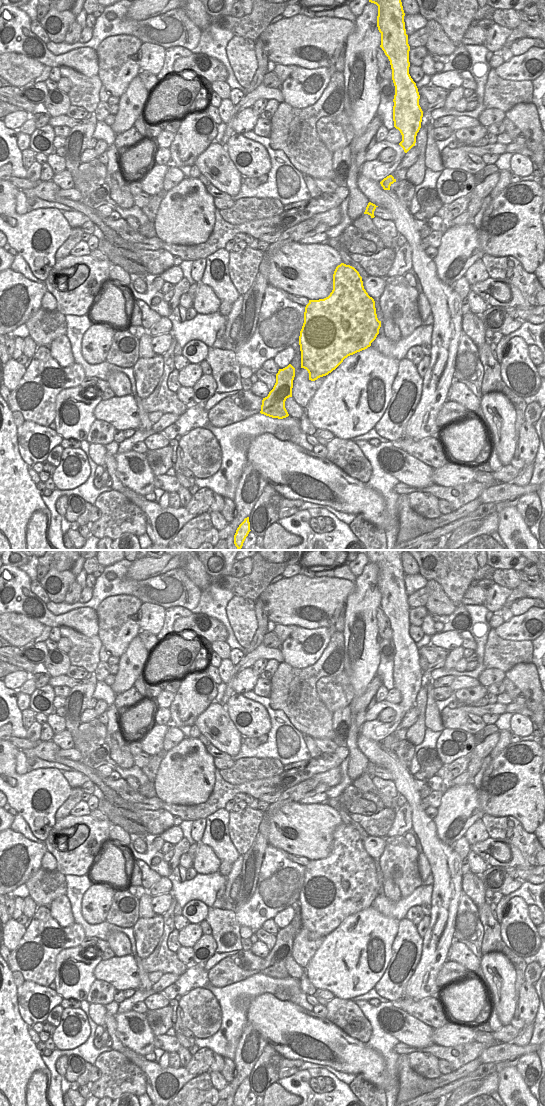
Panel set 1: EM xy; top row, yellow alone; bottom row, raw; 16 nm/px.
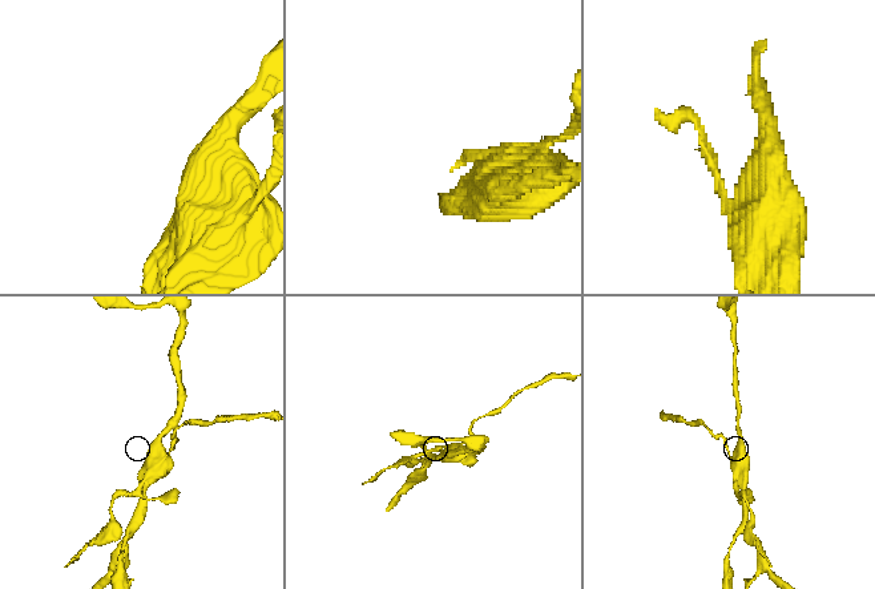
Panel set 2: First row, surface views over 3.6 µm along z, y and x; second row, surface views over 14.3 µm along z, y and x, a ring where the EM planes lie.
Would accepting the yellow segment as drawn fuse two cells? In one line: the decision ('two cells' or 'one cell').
two cells

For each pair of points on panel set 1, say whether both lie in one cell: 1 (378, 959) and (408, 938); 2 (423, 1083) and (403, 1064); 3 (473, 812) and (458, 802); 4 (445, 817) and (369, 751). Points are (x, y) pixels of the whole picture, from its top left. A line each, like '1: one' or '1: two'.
1: two
2: one
3: one
4: two

